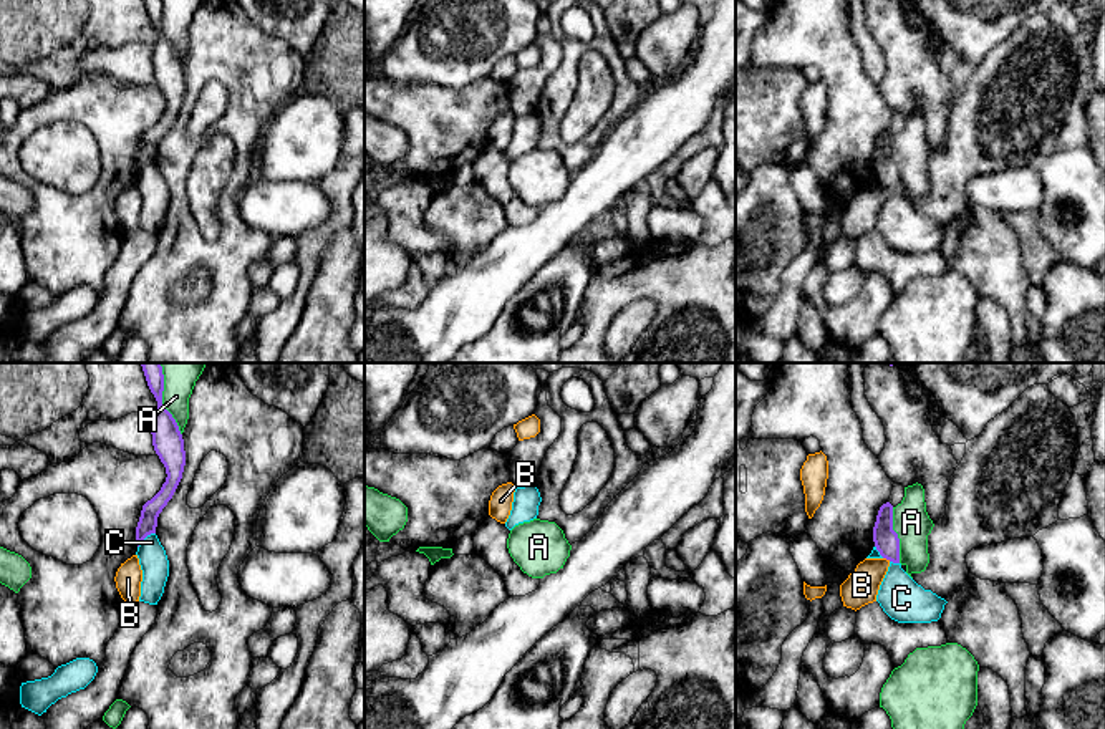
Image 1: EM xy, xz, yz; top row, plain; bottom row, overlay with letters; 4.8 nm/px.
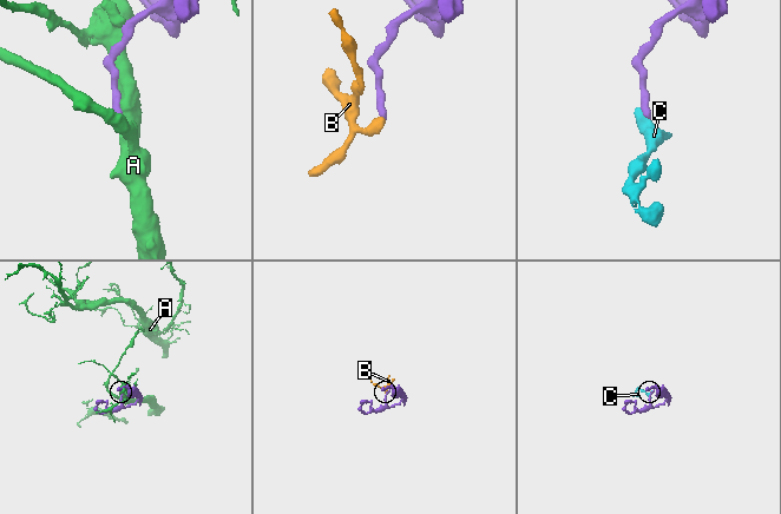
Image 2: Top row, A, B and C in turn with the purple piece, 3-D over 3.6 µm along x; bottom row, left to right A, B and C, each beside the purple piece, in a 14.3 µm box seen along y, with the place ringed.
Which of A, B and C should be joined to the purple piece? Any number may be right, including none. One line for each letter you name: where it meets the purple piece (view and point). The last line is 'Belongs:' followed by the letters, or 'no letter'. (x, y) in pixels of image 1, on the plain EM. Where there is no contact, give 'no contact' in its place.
Belongs: no letter

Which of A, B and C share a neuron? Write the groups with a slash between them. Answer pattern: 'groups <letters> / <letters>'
groups A / B / C

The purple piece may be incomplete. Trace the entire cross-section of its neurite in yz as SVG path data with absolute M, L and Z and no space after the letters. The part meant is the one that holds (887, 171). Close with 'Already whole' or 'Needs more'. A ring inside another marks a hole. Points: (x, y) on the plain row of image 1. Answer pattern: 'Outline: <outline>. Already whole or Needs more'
Outline: M883 133L873 156L873 171L880 184L893 192L900 192L900 167L893 159L893 134Z. Already whole

